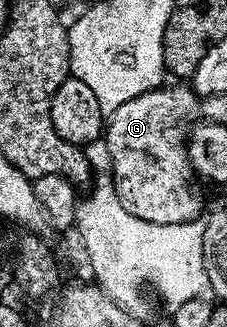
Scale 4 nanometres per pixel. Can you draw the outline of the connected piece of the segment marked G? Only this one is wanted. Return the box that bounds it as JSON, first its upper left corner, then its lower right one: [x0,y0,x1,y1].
[104,84,203,224]

